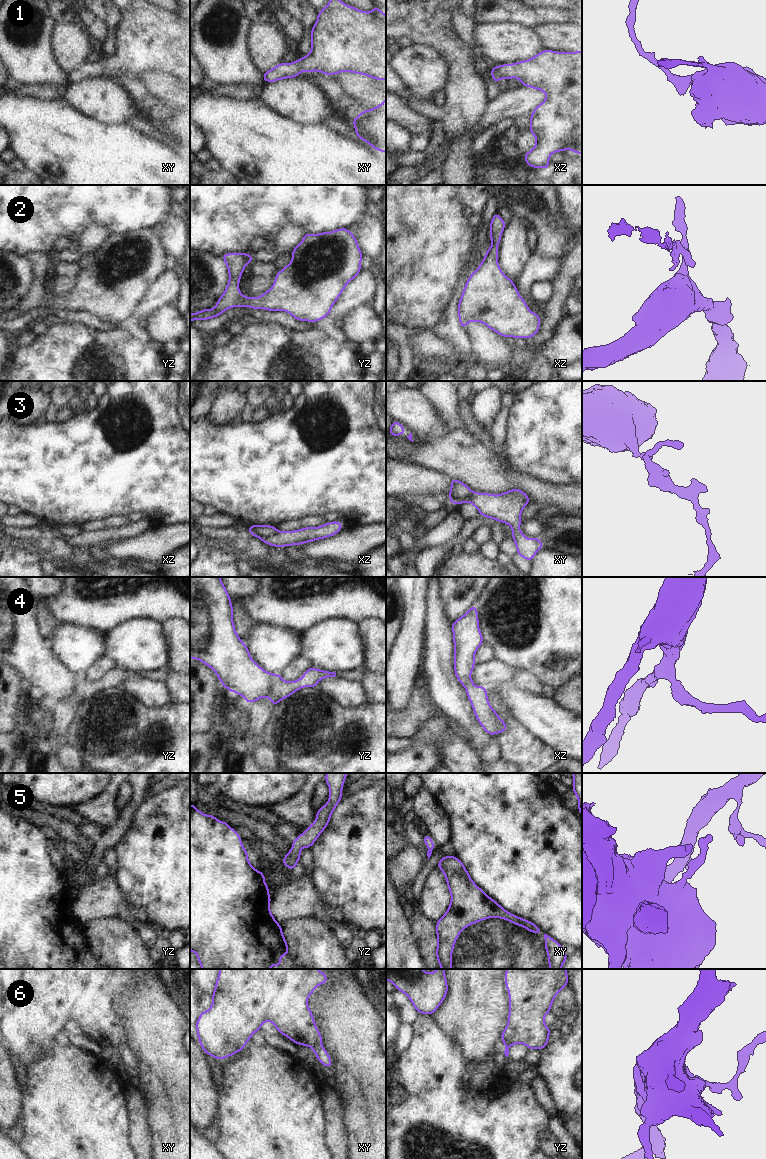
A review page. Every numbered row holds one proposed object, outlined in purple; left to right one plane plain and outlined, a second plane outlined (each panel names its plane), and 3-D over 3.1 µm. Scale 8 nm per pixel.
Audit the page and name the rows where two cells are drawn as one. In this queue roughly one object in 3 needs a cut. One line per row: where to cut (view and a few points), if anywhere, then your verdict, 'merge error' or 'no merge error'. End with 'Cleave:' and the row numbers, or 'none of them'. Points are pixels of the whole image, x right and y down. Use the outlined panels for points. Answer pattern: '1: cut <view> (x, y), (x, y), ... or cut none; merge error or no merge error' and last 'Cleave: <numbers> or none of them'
1: cut none; no merge error
2: cut none; no merge error
3: cut xz (278, 531), (260, 538); merge error
4: cut none; no merge error
5: cut none; no merge error
6: cut xy (320, 1043), (316, 1043), (312, 1047); merge error
Cleave: 3, 6

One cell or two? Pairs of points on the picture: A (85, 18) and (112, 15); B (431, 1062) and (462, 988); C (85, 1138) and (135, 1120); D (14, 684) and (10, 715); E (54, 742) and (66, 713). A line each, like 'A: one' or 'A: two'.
A: two
B: two
C: two
D: one
E: one

